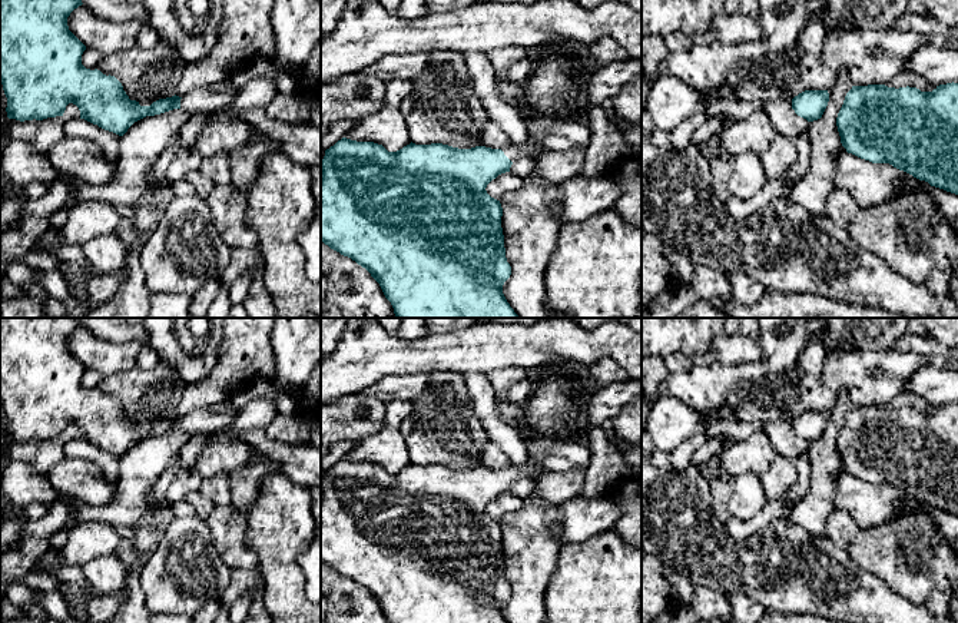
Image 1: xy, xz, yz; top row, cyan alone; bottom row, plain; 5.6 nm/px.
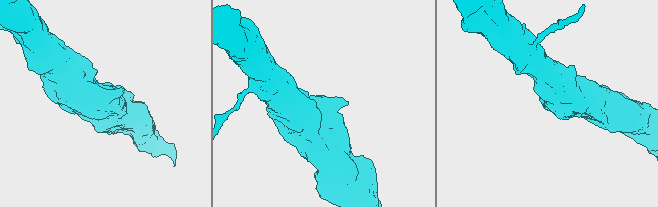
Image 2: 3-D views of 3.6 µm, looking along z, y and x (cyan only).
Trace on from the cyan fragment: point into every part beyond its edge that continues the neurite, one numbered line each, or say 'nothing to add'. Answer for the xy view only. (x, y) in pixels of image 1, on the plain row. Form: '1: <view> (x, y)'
1: xy (204, 420)

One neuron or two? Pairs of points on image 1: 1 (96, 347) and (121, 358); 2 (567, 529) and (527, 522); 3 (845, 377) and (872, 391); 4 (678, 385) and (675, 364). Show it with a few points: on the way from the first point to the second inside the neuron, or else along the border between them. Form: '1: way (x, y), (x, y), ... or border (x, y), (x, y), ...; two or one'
1: way (102, 353), (106, 357), (115, 357); one
2: border (559, 507), (556, 526), (552, 532), (563, 544); two
3: way (852, 377), (865, 388); one
4: border (695, 365), (689, 370), (669, 374); two

